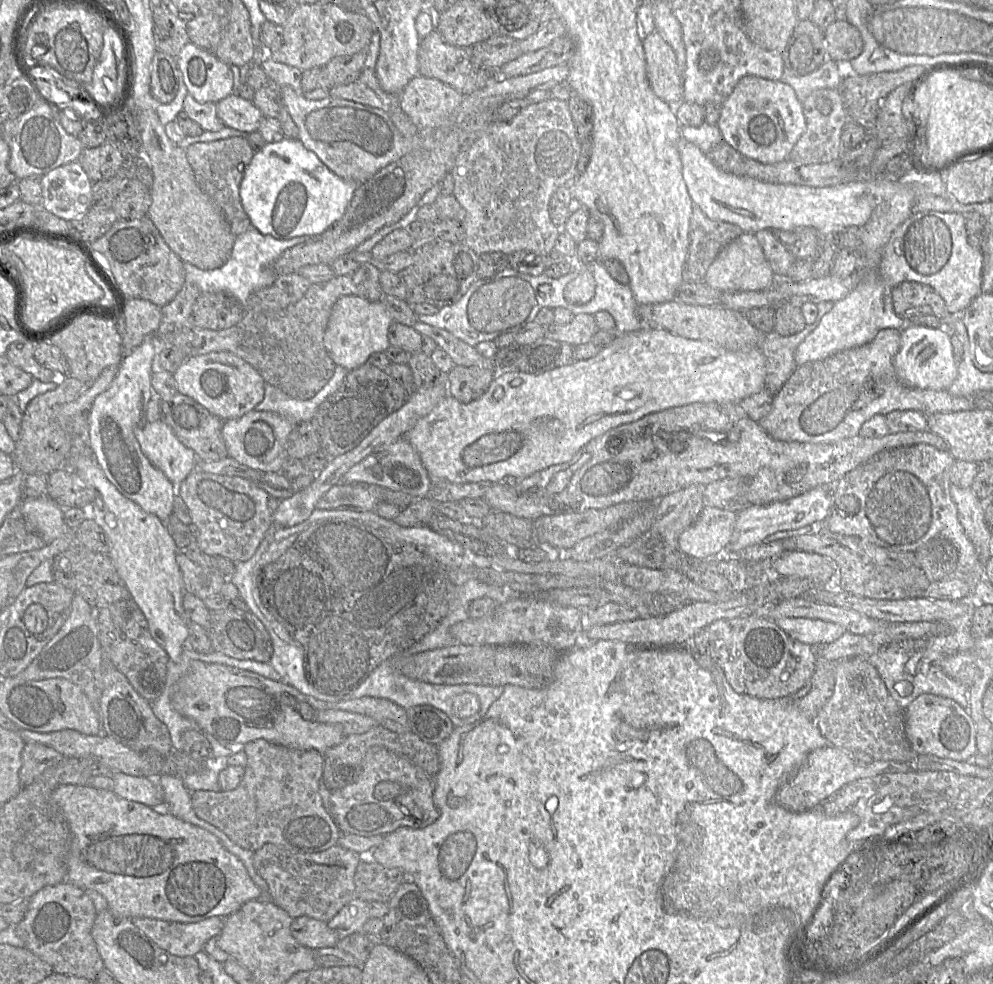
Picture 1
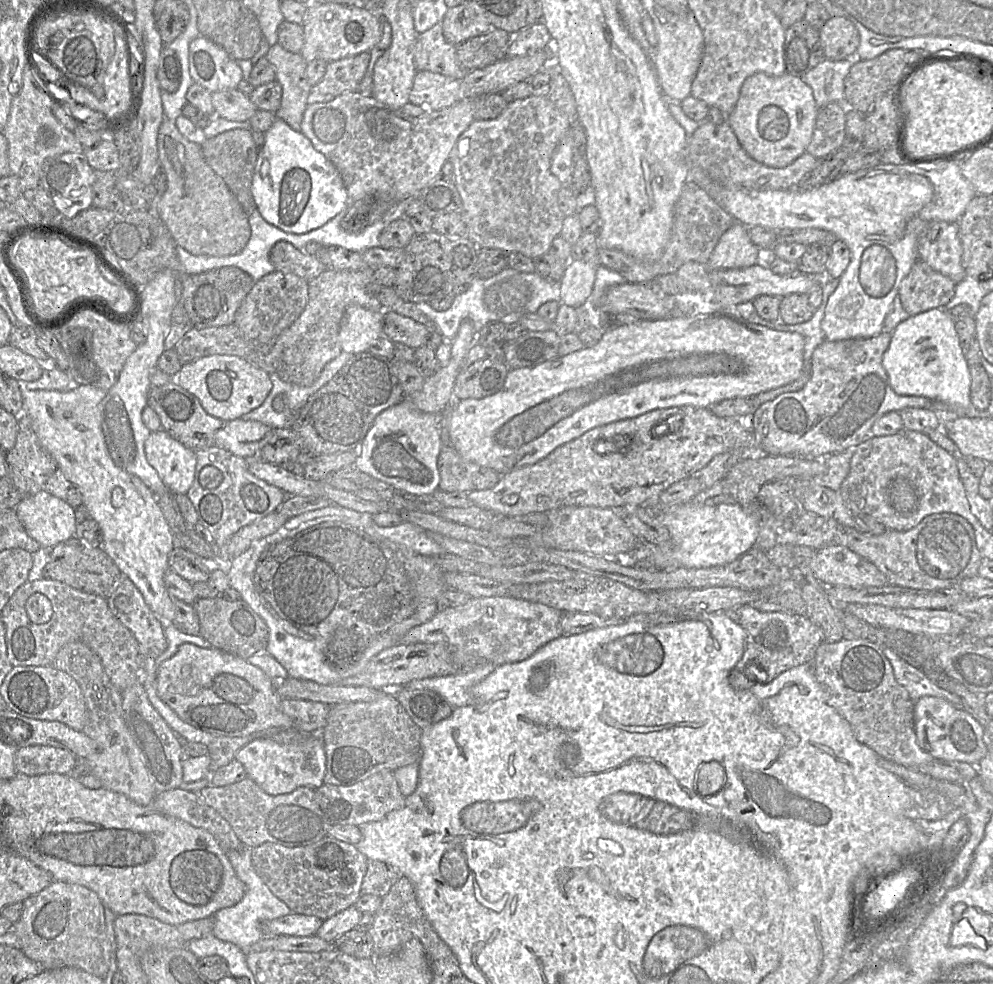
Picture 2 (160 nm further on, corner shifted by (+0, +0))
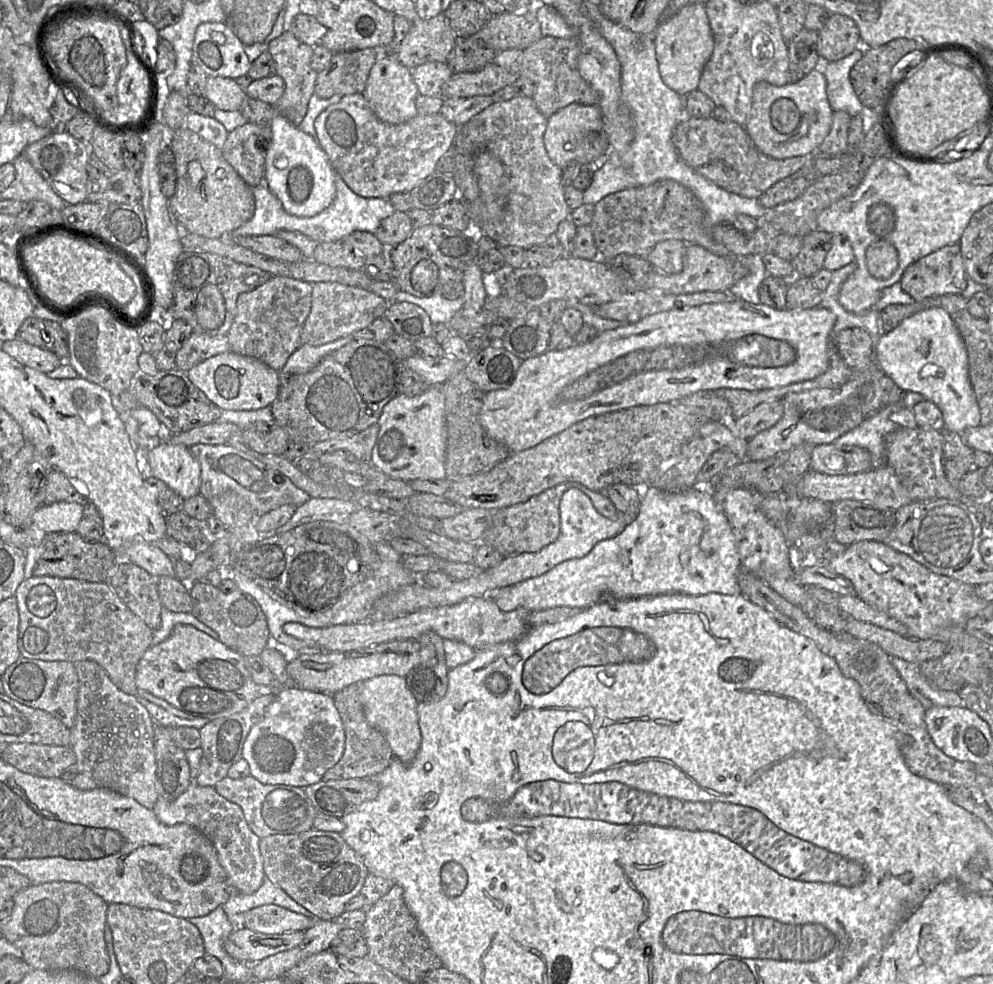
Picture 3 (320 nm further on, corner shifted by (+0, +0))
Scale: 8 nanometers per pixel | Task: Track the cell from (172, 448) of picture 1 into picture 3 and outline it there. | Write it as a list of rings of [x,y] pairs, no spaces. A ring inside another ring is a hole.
[[[157,440],[147,451],[147,473],[187,499],[199,494],[201,468],[197,459],[183,444]]]

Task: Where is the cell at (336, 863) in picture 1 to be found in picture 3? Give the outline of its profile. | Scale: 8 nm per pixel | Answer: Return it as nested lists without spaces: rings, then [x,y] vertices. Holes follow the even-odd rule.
[[[309,829],[295,834],[260,838],[265,876],[307,909],[314,920],[331,920],[342,914],[345,903],[358,895],[369,871],[361,857],[340,833]]]

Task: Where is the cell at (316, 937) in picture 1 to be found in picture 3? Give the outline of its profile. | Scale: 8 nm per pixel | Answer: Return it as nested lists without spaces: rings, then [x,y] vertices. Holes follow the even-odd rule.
[[[266,904],[236,914],[230,917],[229,921],[233,925],[233,930],[247,928],[263,934],[279,934],[305,931],[312,925],[314,918],[275,904]]]

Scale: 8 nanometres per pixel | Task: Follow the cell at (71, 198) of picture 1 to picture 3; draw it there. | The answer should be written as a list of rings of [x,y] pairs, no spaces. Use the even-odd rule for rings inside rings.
[[[63,127],[28,145],[23,153],[33,167],[48,182],[53,191],[67,204],[86,201],[87,163],[90,142],[74,138]]]

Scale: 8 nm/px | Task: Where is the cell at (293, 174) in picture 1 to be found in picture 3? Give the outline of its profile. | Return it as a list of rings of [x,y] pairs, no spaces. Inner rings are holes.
[[[275,114],[269,128],[271,143],[265,153],[264,179],[285,211],[298,217],[314,216],[333,201],[336,194],[335,170],[317,139]]]

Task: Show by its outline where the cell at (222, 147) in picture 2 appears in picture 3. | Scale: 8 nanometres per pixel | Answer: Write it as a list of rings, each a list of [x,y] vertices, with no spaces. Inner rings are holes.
[[[246,122],[228,133],[227,139],[222,146],[223,158],[234,168],[238,175],[250,187],[258,186],[264,177],[265,153],[258,143],[262,129],[267,126],[258,126],[251,122]]]

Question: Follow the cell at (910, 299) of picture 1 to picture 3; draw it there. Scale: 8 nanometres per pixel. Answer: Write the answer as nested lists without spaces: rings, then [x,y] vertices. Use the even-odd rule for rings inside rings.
[[[959,243],[946,245],[909,265],[901,277],[902,289],[914,300],[919,301],[932,296],[961,294],[967,286],[966,273]]]

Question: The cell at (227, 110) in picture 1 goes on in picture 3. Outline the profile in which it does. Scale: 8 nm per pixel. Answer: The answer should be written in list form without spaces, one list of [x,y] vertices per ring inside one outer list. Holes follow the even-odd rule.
[[[208,77],[204,96],[213,103],[217,109],[224,111],[240,111],[246,93],[232,78]]]

